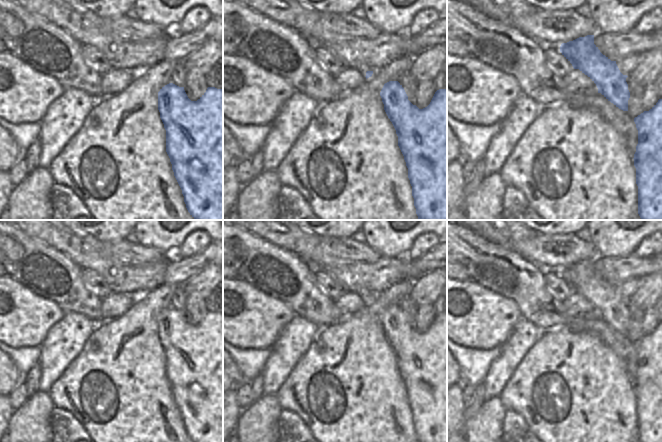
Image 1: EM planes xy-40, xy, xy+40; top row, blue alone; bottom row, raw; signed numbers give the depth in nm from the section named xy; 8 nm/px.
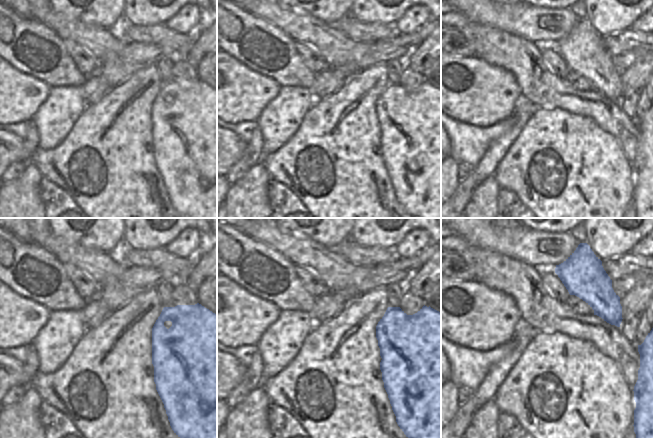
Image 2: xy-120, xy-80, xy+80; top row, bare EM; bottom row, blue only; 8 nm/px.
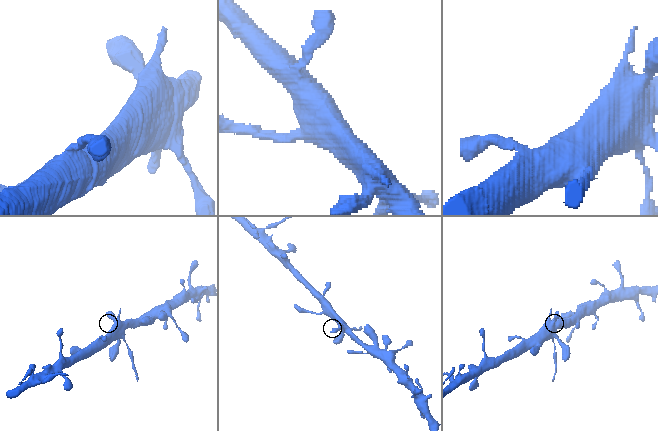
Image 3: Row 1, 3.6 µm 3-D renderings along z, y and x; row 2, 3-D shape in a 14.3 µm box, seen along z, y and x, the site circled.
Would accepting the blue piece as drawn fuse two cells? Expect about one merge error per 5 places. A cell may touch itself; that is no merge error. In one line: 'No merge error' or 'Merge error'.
No merge error

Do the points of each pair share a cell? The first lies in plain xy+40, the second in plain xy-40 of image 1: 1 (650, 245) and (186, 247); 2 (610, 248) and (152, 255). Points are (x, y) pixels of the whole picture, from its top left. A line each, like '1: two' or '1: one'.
1: one
2: two

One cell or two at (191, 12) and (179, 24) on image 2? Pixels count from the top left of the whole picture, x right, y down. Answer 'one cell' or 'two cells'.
one cell

